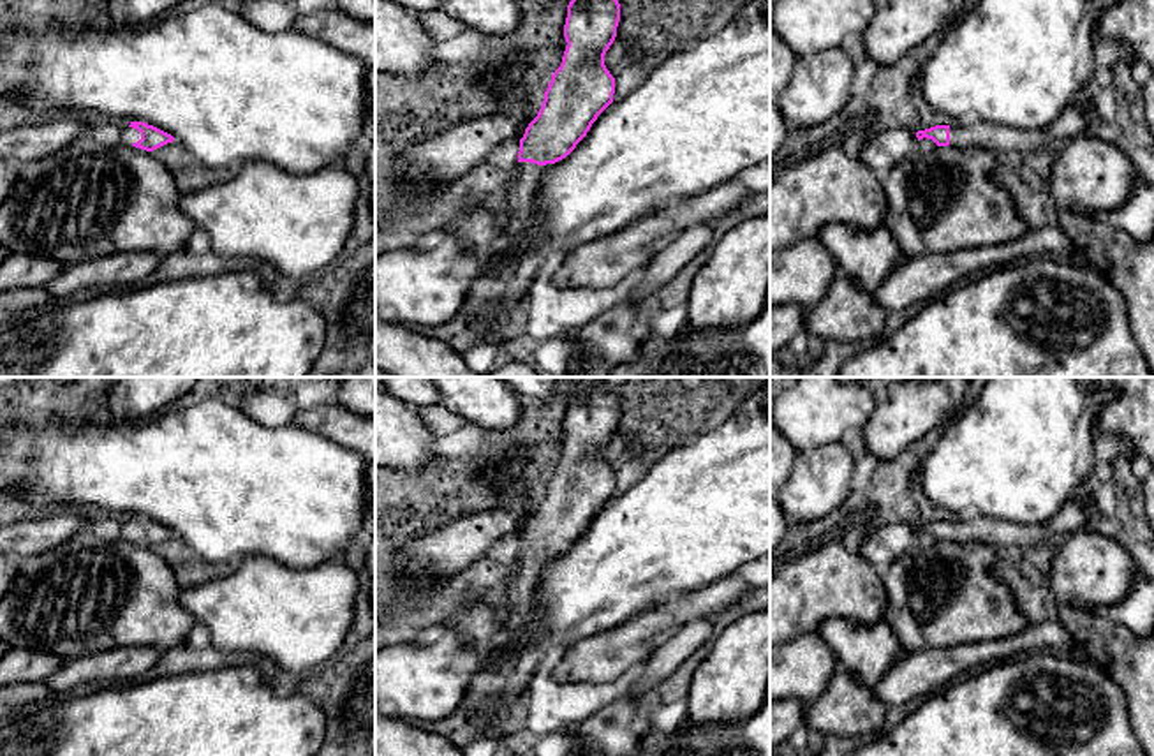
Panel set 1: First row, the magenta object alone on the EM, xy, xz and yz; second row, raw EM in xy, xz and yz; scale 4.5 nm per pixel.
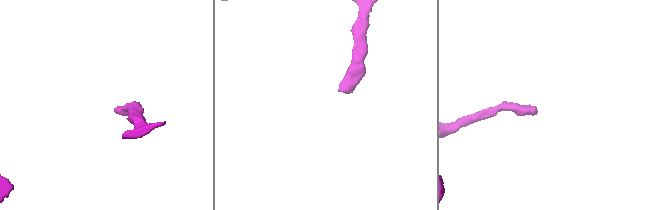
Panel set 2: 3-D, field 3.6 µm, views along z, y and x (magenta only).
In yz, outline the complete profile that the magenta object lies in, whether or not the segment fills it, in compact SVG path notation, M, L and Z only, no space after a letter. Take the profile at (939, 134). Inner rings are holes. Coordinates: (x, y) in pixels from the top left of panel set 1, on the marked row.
M1071 104L1054 123L1045 129L1015 129L988 125L976 120L957 122L955 125L936 125L918 130L918 141L927 137L937 146L985 148L997 155L1010 152L1034 152L1050 146L1054 141L1066 143L1080 134L1092 134L1091 109L1085 104Z

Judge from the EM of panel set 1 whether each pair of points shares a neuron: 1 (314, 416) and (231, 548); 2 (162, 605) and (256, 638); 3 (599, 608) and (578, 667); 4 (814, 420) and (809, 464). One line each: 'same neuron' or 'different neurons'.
1: different neurons
2: different neurons
3: different neurons
4: different neurons

